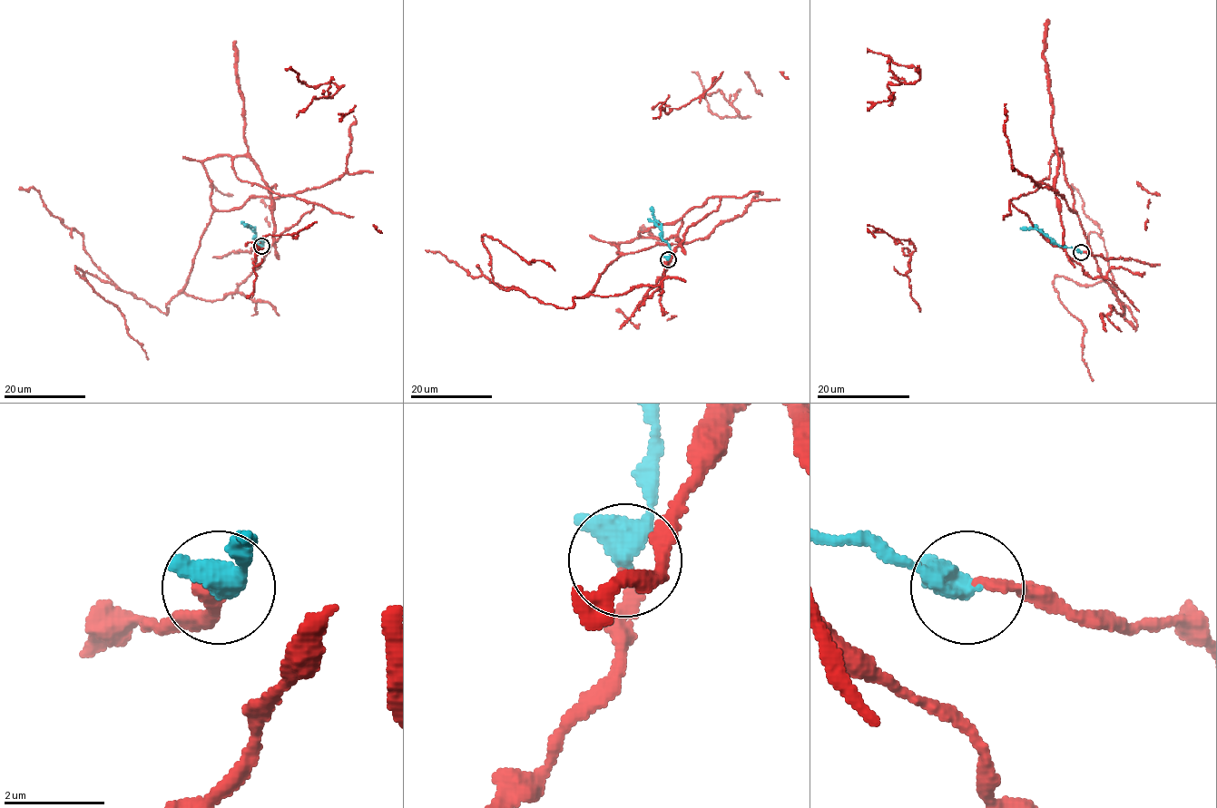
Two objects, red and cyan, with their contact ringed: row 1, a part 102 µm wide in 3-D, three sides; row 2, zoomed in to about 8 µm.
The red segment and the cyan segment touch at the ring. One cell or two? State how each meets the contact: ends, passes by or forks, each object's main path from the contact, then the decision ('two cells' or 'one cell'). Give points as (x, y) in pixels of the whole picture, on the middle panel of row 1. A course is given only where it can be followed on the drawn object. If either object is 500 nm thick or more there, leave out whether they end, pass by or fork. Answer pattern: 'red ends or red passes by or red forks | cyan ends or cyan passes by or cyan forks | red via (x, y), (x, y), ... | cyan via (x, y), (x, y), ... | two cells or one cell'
red ends | cyan passes by | red via (668, 260), (659, 286), (676, 237), (610, 243), (593, 288), (556, 308), (500, 288), (482, 236), (554, 269) | cyan via (668, 259), (670, 246), (662, 238), (652, 206) | one cell

